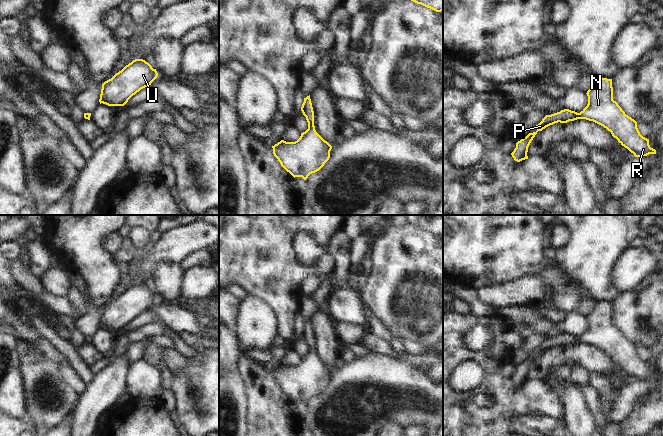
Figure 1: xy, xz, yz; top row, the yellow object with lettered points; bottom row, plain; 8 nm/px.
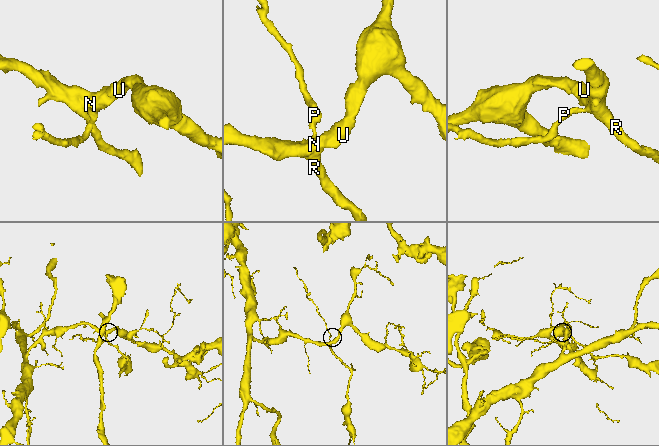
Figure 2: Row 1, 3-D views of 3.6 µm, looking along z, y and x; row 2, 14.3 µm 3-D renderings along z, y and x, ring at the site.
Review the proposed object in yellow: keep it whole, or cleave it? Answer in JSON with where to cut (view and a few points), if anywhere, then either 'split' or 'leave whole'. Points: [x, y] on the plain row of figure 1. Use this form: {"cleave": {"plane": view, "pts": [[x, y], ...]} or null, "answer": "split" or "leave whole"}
{"cleave": null, "answer": "leave whole"}

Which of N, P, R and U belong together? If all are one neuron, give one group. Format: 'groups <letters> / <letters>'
groups N P R U

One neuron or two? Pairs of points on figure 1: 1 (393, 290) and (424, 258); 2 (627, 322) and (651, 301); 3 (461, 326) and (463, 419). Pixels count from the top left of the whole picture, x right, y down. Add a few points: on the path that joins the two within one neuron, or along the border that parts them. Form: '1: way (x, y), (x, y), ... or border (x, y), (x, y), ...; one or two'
1: way (401, 282), (416, 266); one
2: way (633, 316), (645, 307); one
3: way (465, 350), (488, 368), (488, 388), (483, 395); one

